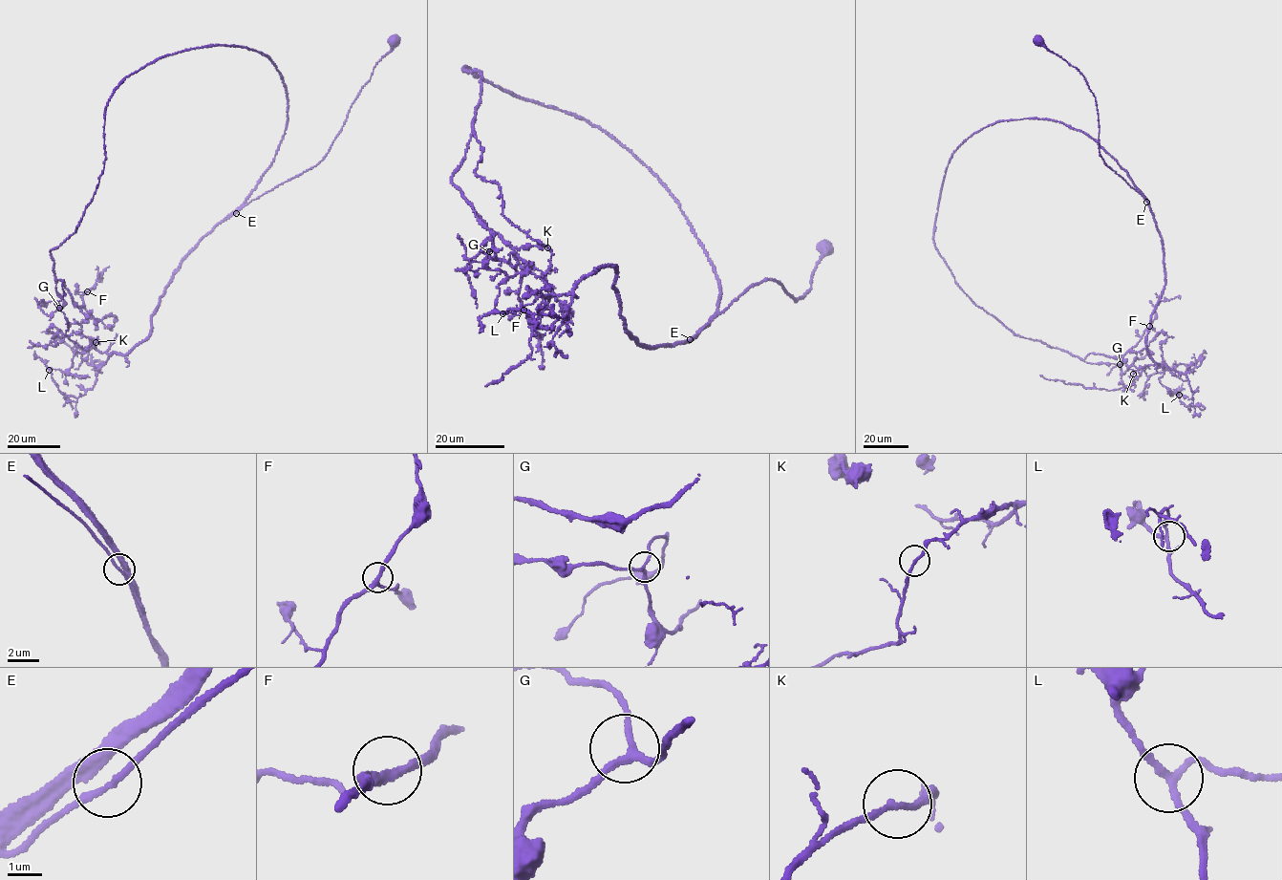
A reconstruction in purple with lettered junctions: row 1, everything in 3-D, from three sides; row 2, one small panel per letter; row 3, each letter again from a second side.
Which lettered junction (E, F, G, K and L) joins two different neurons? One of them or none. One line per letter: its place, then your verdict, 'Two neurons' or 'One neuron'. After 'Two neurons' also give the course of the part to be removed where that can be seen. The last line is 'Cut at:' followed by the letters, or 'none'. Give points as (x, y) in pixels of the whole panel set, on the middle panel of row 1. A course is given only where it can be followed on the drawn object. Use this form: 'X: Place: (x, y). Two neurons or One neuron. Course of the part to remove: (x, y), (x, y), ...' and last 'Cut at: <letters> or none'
E: Place: (690, 339). One neuron
F: Place: (523, 310). One neuron
G: Place: (489, 251). One neuron
K: Place: (547, 247). One neuron
L: Place: (502, 313). One neuron
Cut at: none

